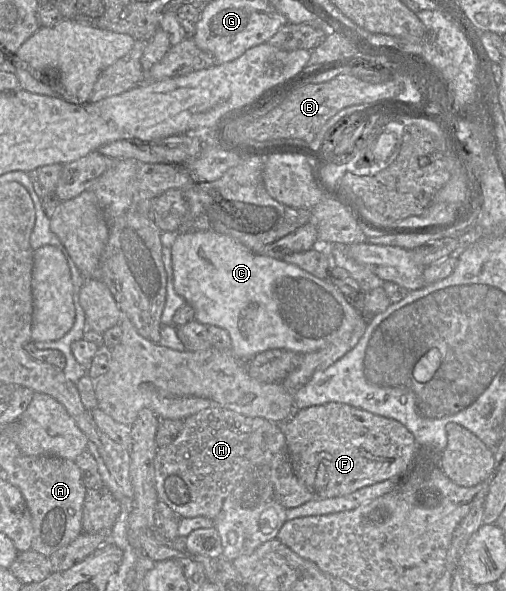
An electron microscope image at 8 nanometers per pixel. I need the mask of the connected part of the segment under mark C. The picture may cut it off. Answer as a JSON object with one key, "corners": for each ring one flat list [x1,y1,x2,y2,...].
{"corners":[[210,231,176,233,172,236,170,251,175,292,185,300,186,304,194,309,195,321,206,326,217,326,225,329,229,333,231,338,230,350,241,361,248,361,255,355,271,349,285,349,299,354,305,354,324,348,333,341,337,341,344,334,350,333,361,320,365,319,363,311,351,306,346,301,345,296,330,280,317,278,298,266,284,262,283,260,255,253,231,236]]}

